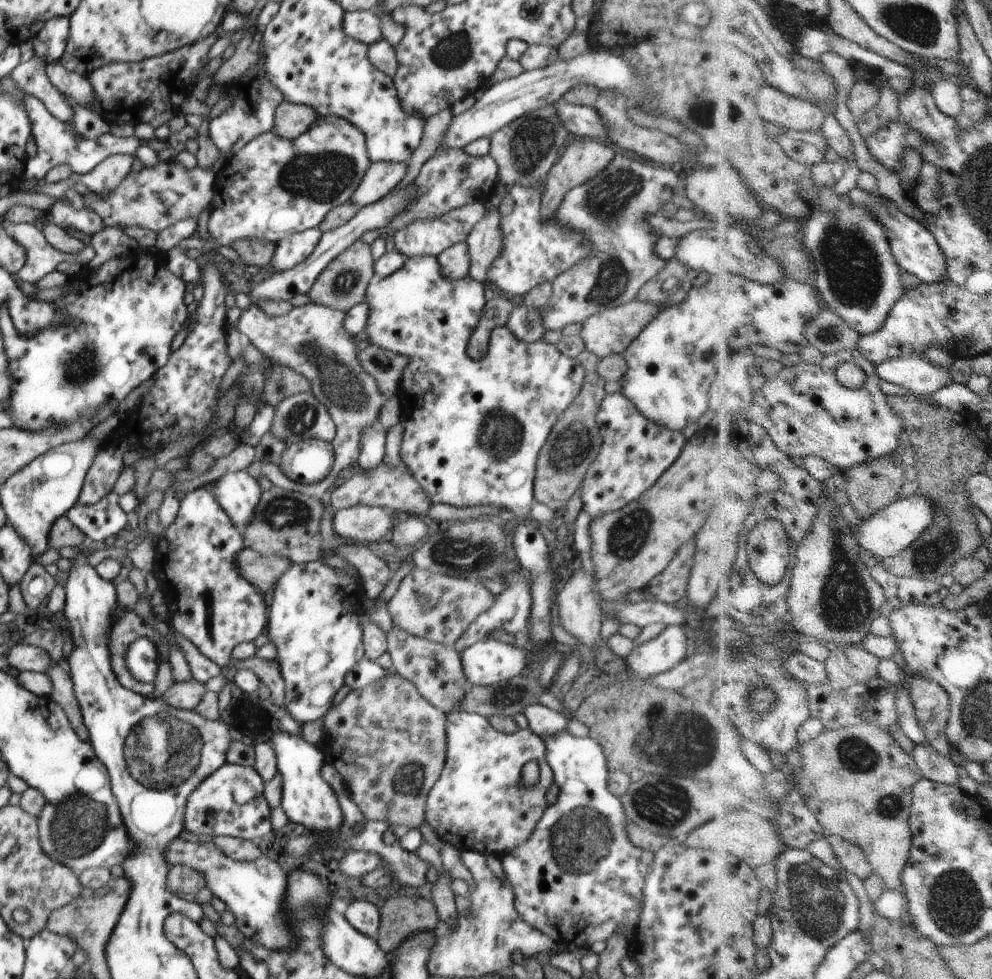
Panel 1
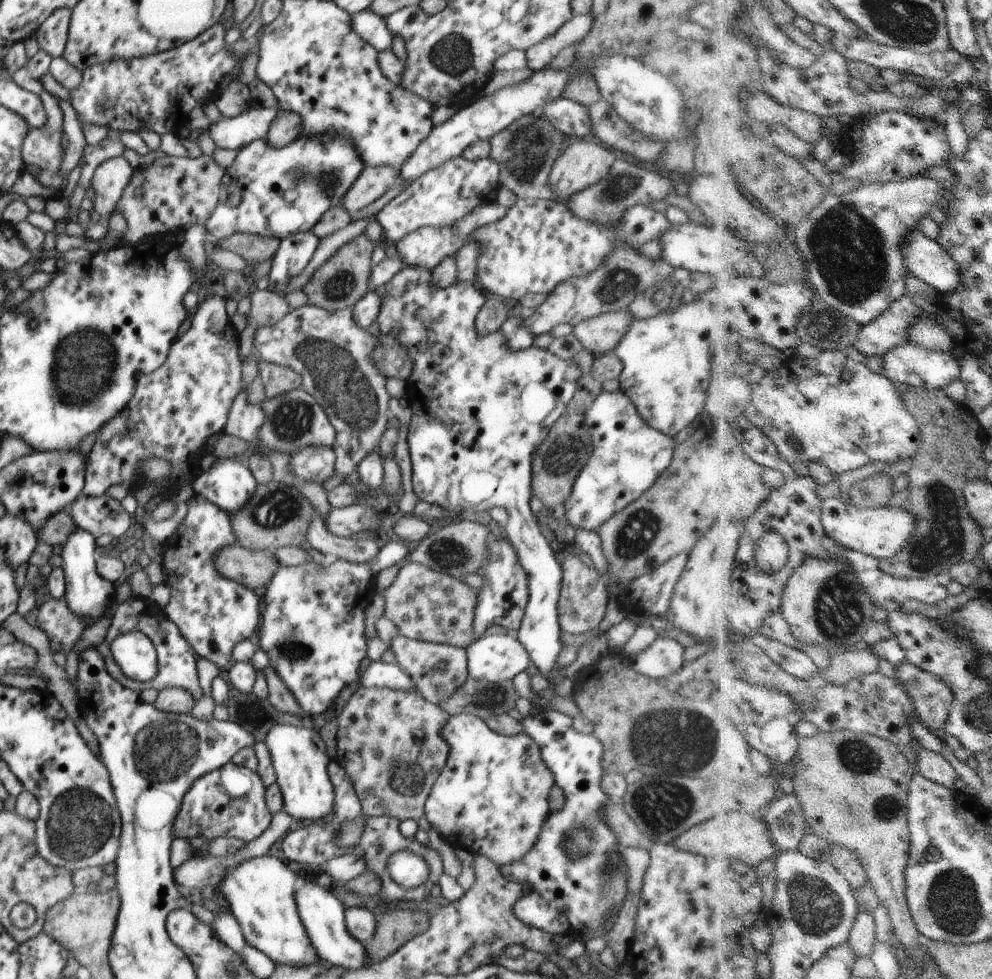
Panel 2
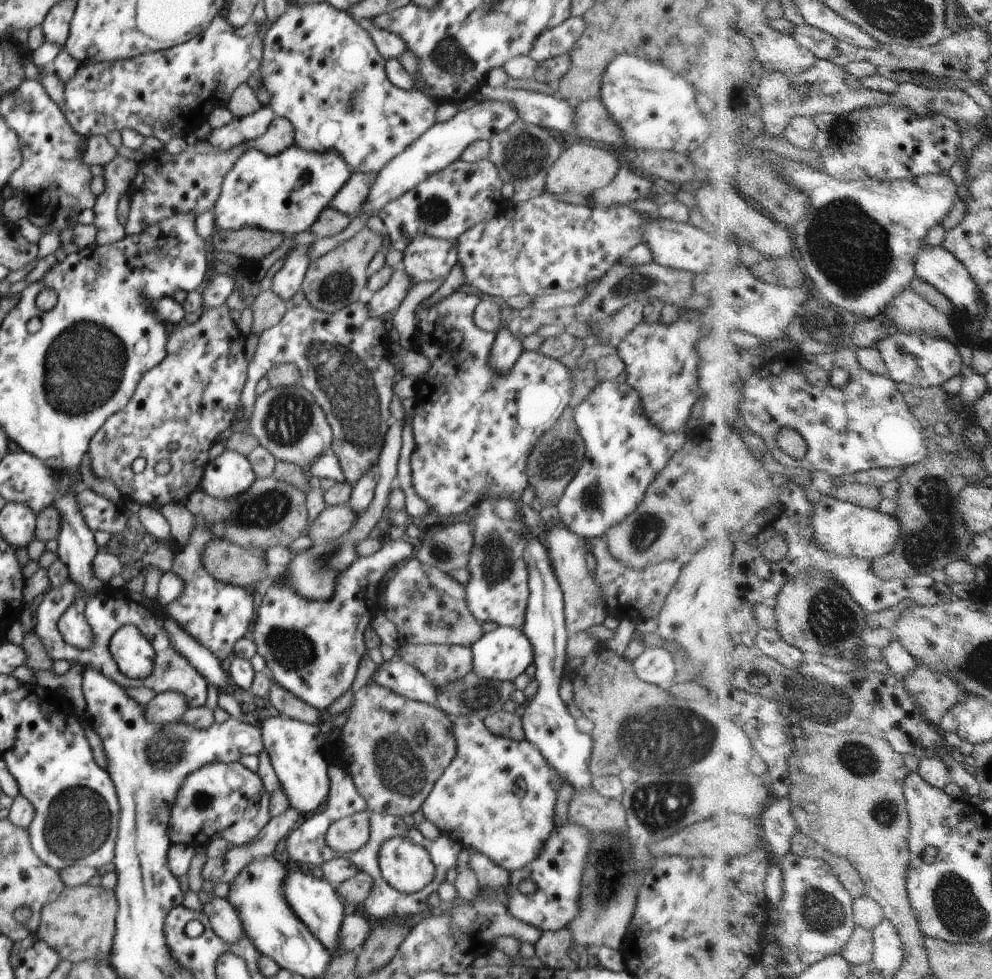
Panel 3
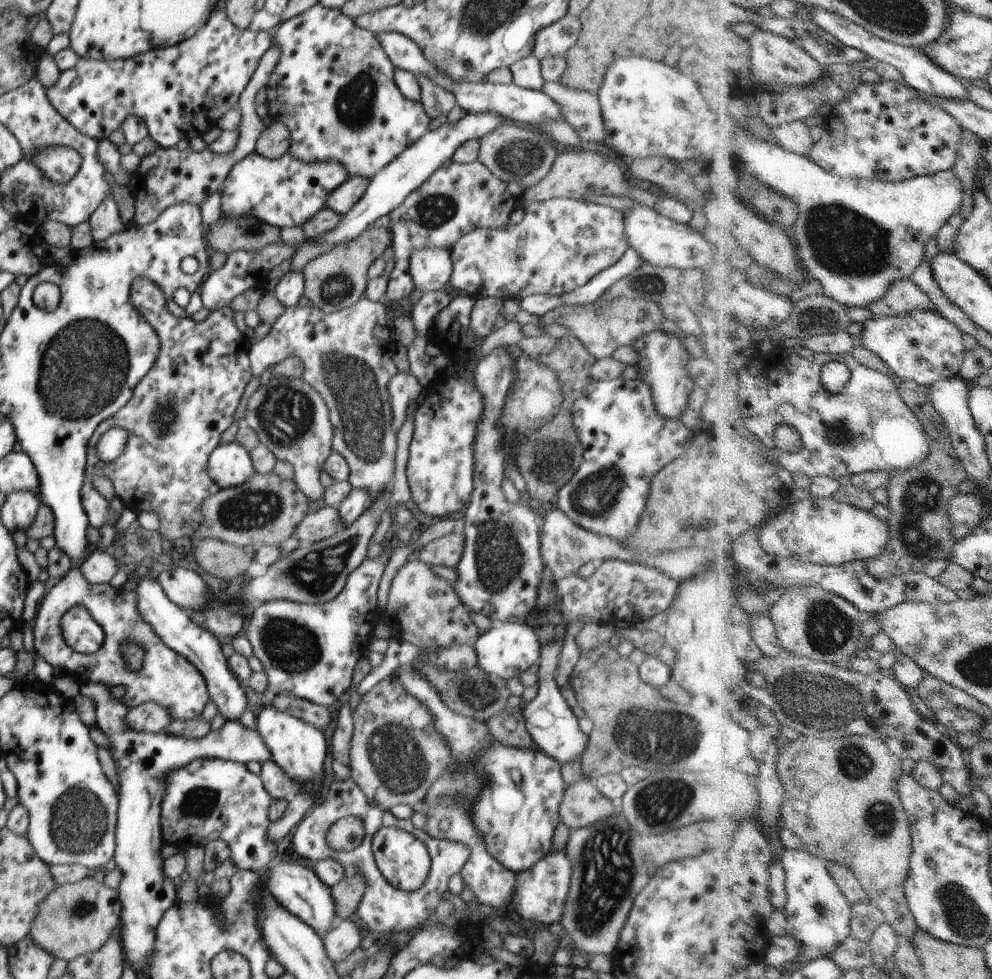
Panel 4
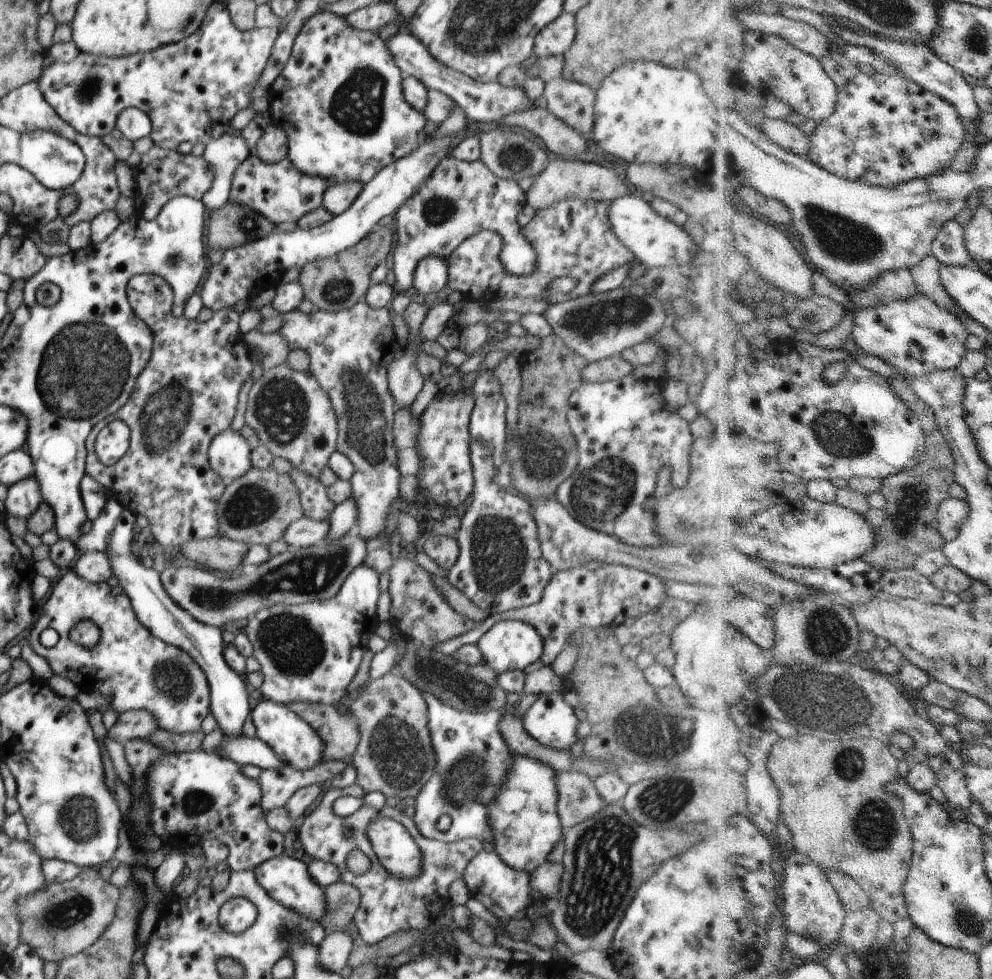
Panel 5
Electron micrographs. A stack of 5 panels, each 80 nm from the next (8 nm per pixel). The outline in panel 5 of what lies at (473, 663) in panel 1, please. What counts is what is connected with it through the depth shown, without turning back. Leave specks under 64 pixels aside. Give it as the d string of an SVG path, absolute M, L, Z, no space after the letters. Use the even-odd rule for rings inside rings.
M502 620L496 622L477 642L483 656L483 664L497 673L523 671L543 653L543 640L539 632L529 624L519 620Z

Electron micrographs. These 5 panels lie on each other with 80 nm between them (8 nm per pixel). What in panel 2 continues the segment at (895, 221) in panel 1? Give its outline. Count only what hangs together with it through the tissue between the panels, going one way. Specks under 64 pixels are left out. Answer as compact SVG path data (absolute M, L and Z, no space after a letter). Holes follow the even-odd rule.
M924 230L915 232L908 240L908 268L914 275L942 293L958 292L962 286L962 272L954 256Z

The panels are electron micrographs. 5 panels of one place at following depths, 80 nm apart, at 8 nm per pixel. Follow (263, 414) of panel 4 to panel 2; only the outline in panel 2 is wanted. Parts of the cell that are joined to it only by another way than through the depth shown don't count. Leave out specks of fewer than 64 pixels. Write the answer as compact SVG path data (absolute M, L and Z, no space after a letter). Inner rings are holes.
M303 389L264 398L260 403L264 414L264 426L258 432L258 443L266 444L272 450L295 456L296 452L308 447L331 448L334 445L335 430L326 417L322 406ZM312 506L314 516L308 528L307 542L312 548L320 551L328 559L346 560L347 562L372 562L378 554L376 542L366 534L348 536L347 540L340 540L338 536L330 534L323 525L320 512Z

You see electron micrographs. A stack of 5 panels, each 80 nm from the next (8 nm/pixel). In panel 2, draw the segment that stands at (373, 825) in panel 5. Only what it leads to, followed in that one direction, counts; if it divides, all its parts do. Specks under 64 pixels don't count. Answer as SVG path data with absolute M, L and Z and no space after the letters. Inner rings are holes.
M400 851L384 857L384 866L390 876L407 889L426 882L429 875L427 861L416 853Z

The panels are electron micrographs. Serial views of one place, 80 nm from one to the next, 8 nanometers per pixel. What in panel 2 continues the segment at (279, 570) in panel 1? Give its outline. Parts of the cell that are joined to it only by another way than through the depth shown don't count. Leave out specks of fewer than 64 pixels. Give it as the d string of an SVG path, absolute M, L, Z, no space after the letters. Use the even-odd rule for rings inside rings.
M235 543L216 552L214 568L220 576L261 593L279 570L280 564L272 552L249 550Z

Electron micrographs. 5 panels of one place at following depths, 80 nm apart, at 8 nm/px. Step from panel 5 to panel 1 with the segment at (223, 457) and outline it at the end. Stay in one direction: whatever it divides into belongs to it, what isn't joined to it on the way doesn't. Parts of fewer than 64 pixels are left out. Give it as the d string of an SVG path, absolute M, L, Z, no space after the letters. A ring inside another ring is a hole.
M246 470L225 472L208 486L230 520L240 531L245 529L253 519L257 502L260 502L263 493L258 480L250 476Z

